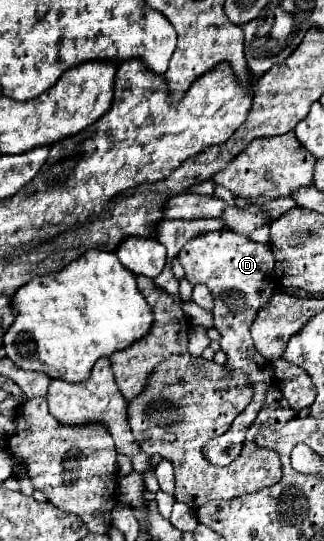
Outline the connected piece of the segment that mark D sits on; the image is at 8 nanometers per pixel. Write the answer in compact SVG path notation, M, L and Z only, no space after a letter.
M226 229L226 231L212 231L200 239L192 239L192 243L184 245L178 259L186 269L186 279L190 283L204 283L214 295L214 303L216 303L214 327L222 335L220 347L228 355L226 367L242 369L250 379L254 379L252 389L256 395L252 403L246 407L244 413L240 413L234 419L232 427L224 435L216 437L204 449L204 455L208 457L208 461L212 461L214 465L228 465L236 459L236 455L240 455L240 449L246 439L246 429L256 421L256 415L260 413L264 405L268 387L276 383L272 363L264 359L262 355L258 355L250 337L250 325L254 323L258 311L270 303L274 295L272 291L276 289L276 281L274 281L276 257L272 255L268 245L256 243L252 239L246 239L244 235L236 235L234 231Z

